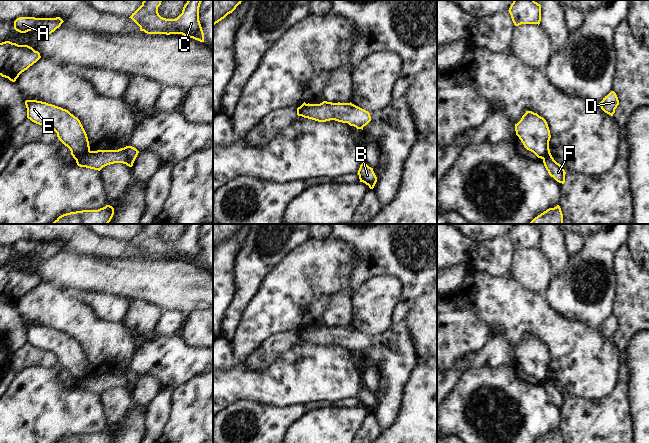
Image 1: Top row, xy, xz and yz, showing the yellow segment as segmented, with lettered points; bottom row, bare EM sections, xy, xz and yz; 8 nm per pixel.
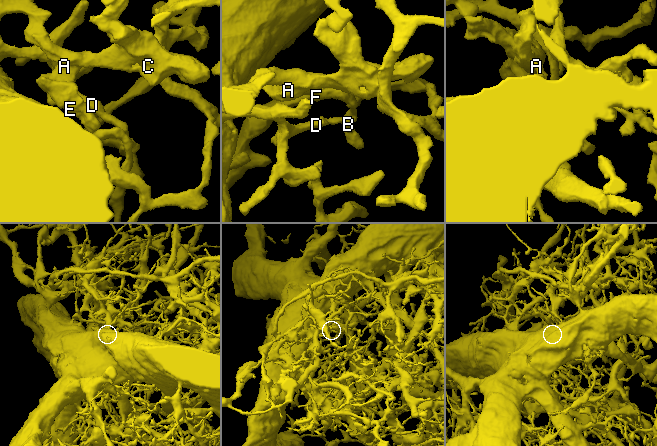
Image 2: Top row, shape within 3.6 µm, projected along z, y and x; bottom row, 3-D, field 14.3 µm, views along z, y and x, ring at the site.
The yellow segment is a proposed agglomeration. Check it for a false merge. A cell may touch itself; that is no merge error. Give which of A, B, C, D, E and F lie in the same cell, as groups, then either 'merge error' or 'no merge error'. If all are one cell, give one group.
A C E / B D F | merge error

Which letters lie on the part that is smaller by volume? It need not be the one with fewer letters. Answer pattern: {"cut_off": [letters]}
{"cut_off": ["A", "C", "E"]}

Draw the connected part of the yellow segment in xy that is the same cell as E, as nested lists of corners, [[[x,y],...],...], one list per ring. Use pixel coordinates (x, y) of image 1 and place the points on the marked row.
[[[26,100],[25,105],[27,118],[52,128],[58,139],[70,149],[74,159],[90,151],[88,137],[80,120],[68,110],[37,100]]]

